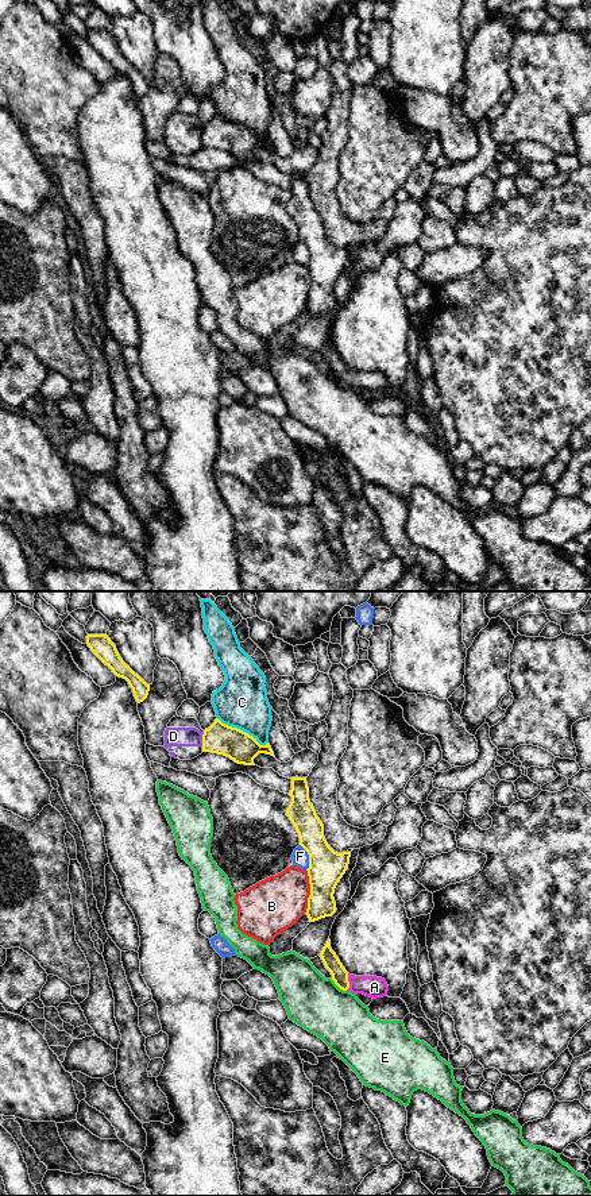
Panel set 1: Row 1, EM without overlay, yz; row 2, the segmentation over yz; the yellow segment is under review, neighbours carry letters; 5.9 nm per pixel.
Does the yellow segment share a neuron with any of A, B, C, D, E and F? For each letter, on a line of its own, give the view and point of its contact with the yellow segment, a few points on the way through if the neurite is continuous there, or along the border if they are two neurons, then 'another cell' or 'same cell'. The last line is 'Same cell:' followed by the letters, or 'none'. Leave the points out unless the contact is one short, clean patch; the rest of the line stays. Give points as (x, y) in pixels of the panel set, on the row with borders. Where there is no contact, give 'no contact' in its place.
A: contact yz (348, 982); way yz (339, 975), (348, 982), (374, 987); same cell
B: contact yz (311, 891); another cell
C: contact yz (242, 730); another cell
D: contact yz (203, 740); border yz (204, 733), (201, 745); another cell
E: contact yz (339, 987); another cell
F: contact yz (309, 857); another cell
Same cell: A

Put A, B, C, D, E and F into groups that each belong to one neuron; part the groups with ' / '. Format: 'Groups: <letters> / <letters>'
Groups: A / B / C / D / E / F

